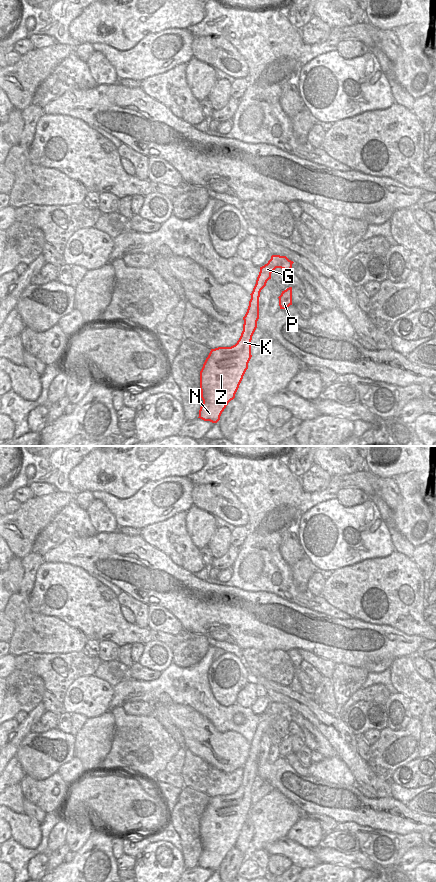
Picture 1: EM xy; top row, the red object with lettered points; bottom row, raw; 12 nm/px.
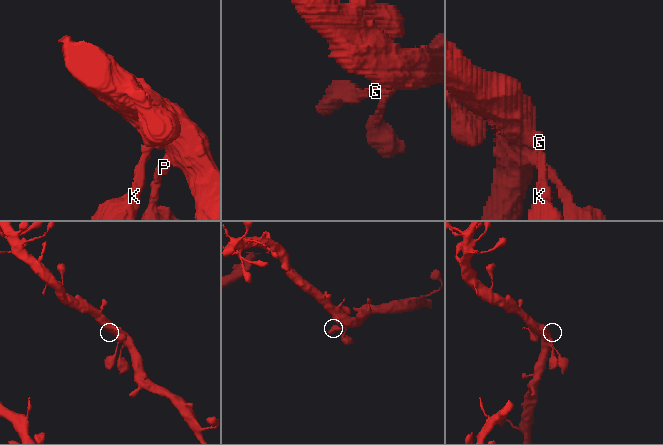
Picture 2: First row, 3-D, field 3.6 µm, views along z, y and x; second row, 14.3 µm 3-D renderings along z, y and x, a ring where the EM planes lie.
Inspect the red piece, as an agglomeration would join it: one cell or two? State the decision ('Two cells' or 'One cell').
One cell

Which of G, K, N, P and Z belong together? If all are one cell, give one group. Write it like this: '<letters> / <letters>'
G K N P Z

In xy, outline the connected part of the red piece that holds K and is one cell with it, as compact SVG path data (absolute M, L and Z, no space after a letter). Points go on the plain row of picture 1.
M272 703L268 711L260 715L247 760L243 765L243 779L239 788L231 795L211 797L200 819L203 851L198 866L217 871L228 851L235 846L252 805L251 788L259 767L260 740L276 716L291 721L293 711L286 704Z

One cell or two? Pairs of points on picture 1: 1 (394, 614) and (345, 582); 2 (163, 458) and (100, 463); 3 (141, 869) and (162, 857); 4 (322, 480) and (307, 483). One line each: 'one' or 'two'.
1: one
2: one
3: one
4: one

